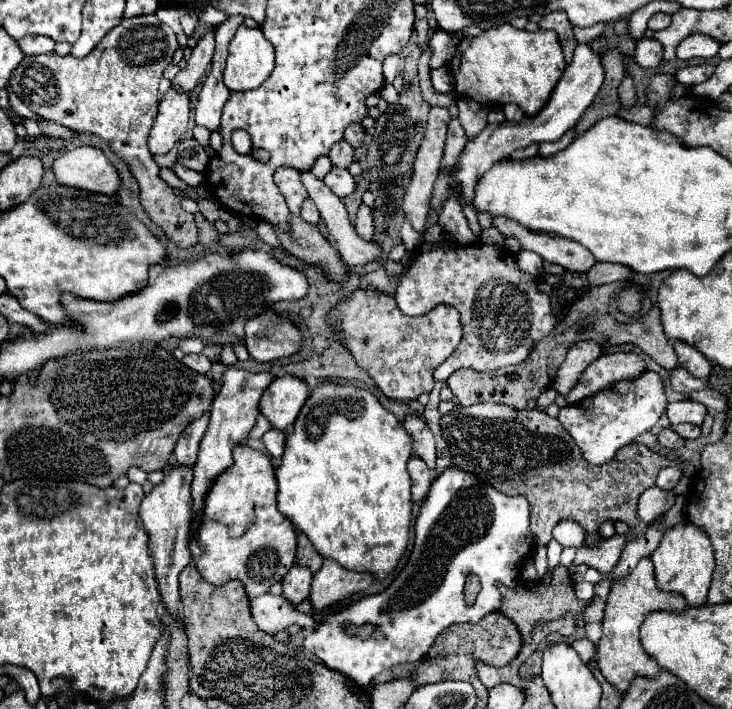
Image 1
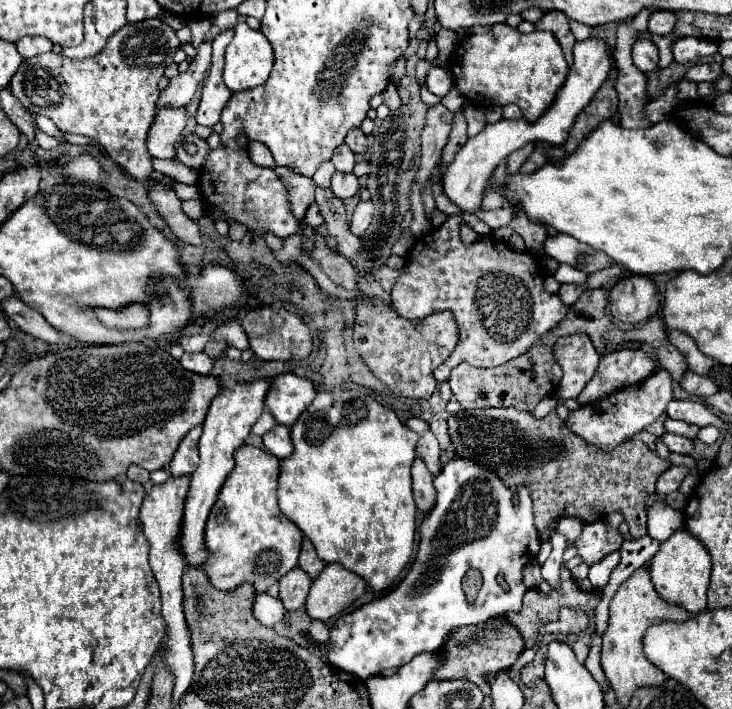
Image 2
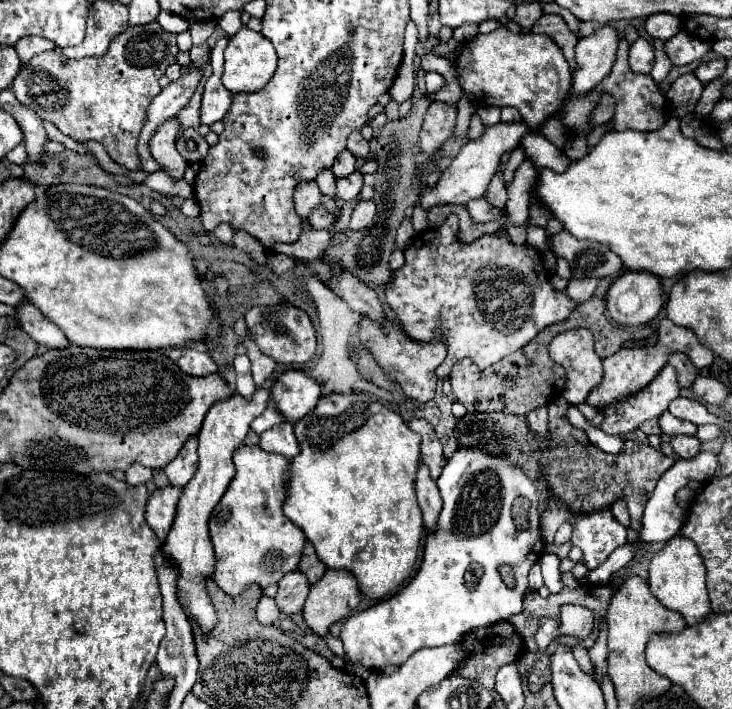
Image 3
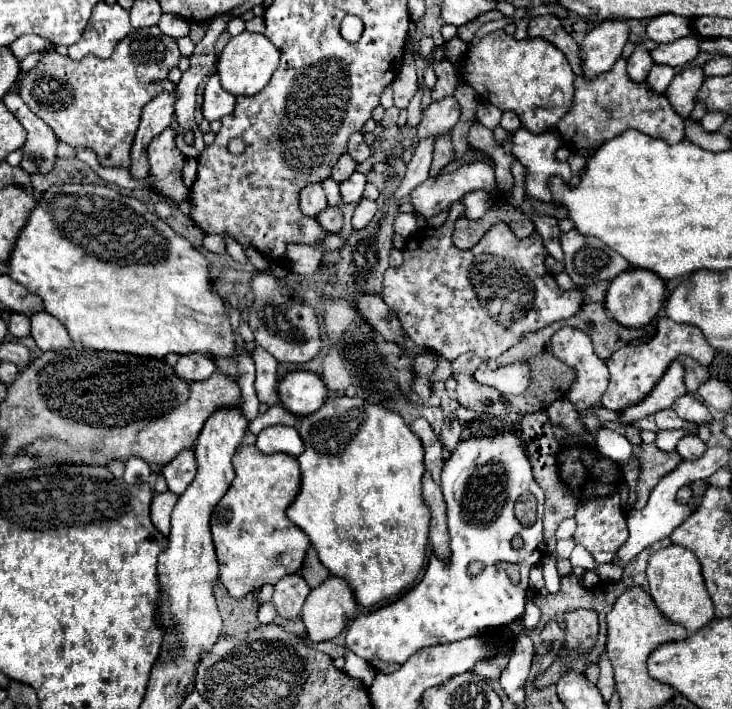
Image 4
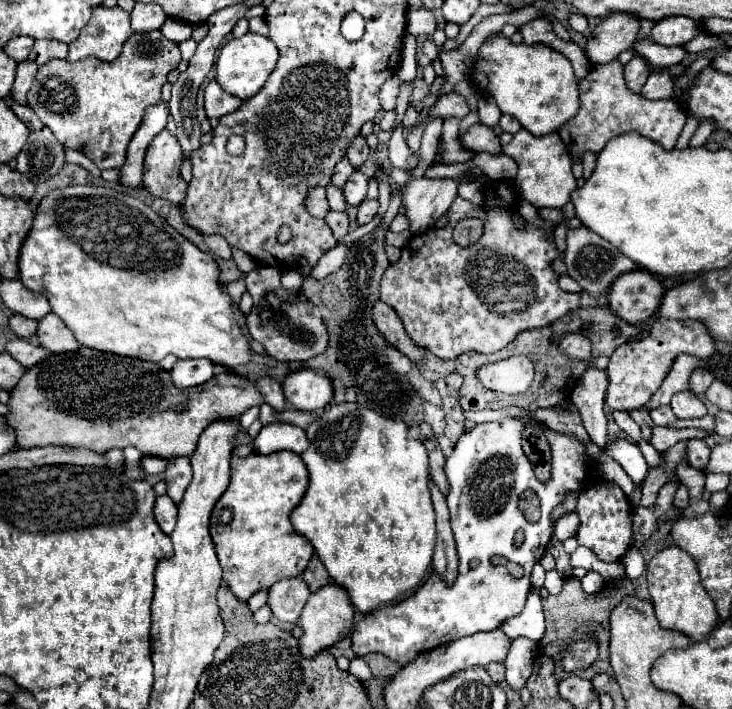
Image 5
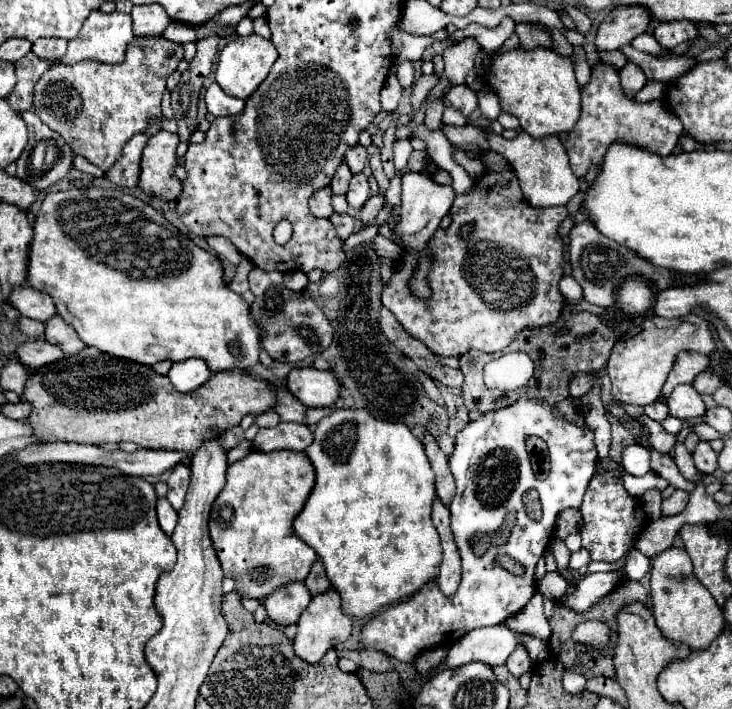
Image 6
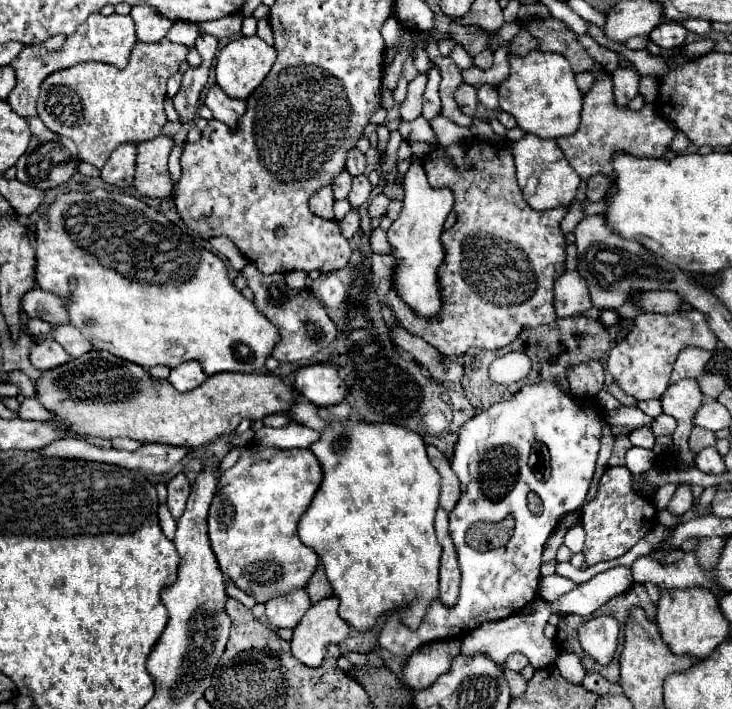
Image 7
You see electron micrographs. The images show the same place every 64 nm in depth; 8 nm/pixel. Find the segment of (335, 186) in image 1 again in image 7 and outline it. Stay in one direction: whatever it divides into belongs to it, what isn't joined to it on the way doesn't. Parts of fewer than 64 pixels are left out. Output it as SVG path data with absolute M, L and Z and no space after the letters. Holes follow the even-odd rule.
M362 174L362 176L356 176L352 180L352 190L348 194L348 202L352 208L360 208L368 198L370 198L370 192L372 192L372 186L368 182L368 178Z

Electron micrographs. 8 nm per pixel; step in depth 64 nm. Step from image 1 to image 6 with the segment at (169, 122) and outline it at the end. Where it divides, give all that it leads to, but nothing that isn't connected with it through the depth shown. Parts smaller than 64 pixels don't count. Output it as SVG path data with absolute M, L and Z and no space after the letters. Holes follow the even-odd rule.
M160 130L152 136L142 152L142 174L138 186L144 194L176 202L182 192L182 180L176 178L178 136Z

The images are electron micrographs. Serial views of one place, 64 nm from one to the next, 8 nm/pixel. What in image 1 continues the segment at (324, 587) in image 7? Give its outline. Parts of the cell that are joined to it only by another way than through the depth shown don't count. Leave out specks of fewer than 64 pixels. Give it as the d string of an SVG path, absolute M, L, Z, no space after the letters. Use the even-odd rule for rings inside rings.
M298 532L298 548L296 548L296 564L300 566L308 566L312 572L318 572L322 566L322 556L318 554L318 550L314 548L314 544L302 534Z

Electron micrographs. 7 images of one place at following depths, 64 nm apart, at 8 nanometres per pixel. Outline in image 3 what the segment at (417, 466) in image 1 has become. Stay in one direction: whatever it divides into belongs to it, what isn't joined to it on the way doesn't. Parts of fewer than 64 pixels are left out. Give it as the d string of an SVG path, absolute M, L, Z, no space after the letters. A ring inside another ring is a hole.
M426 464L418 466L414 488L416 488L416 496L418 496L418 506L424 516L424 526L426 526L426 530L432 530L436 526L436 516L440 512L440 494L438 494L436 482L430 478Z

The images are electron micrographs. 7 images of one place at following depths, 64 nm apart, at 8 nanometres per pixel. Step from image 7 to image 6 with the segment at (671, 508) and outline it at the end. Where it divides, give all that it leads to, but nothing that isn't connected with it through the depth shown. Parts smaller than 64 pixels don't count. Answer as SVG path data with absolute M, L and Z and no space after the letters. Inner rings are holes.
M676 490L670 498L662 502L662 514L678 514L686 508L686 504L688 504L688 492Z

